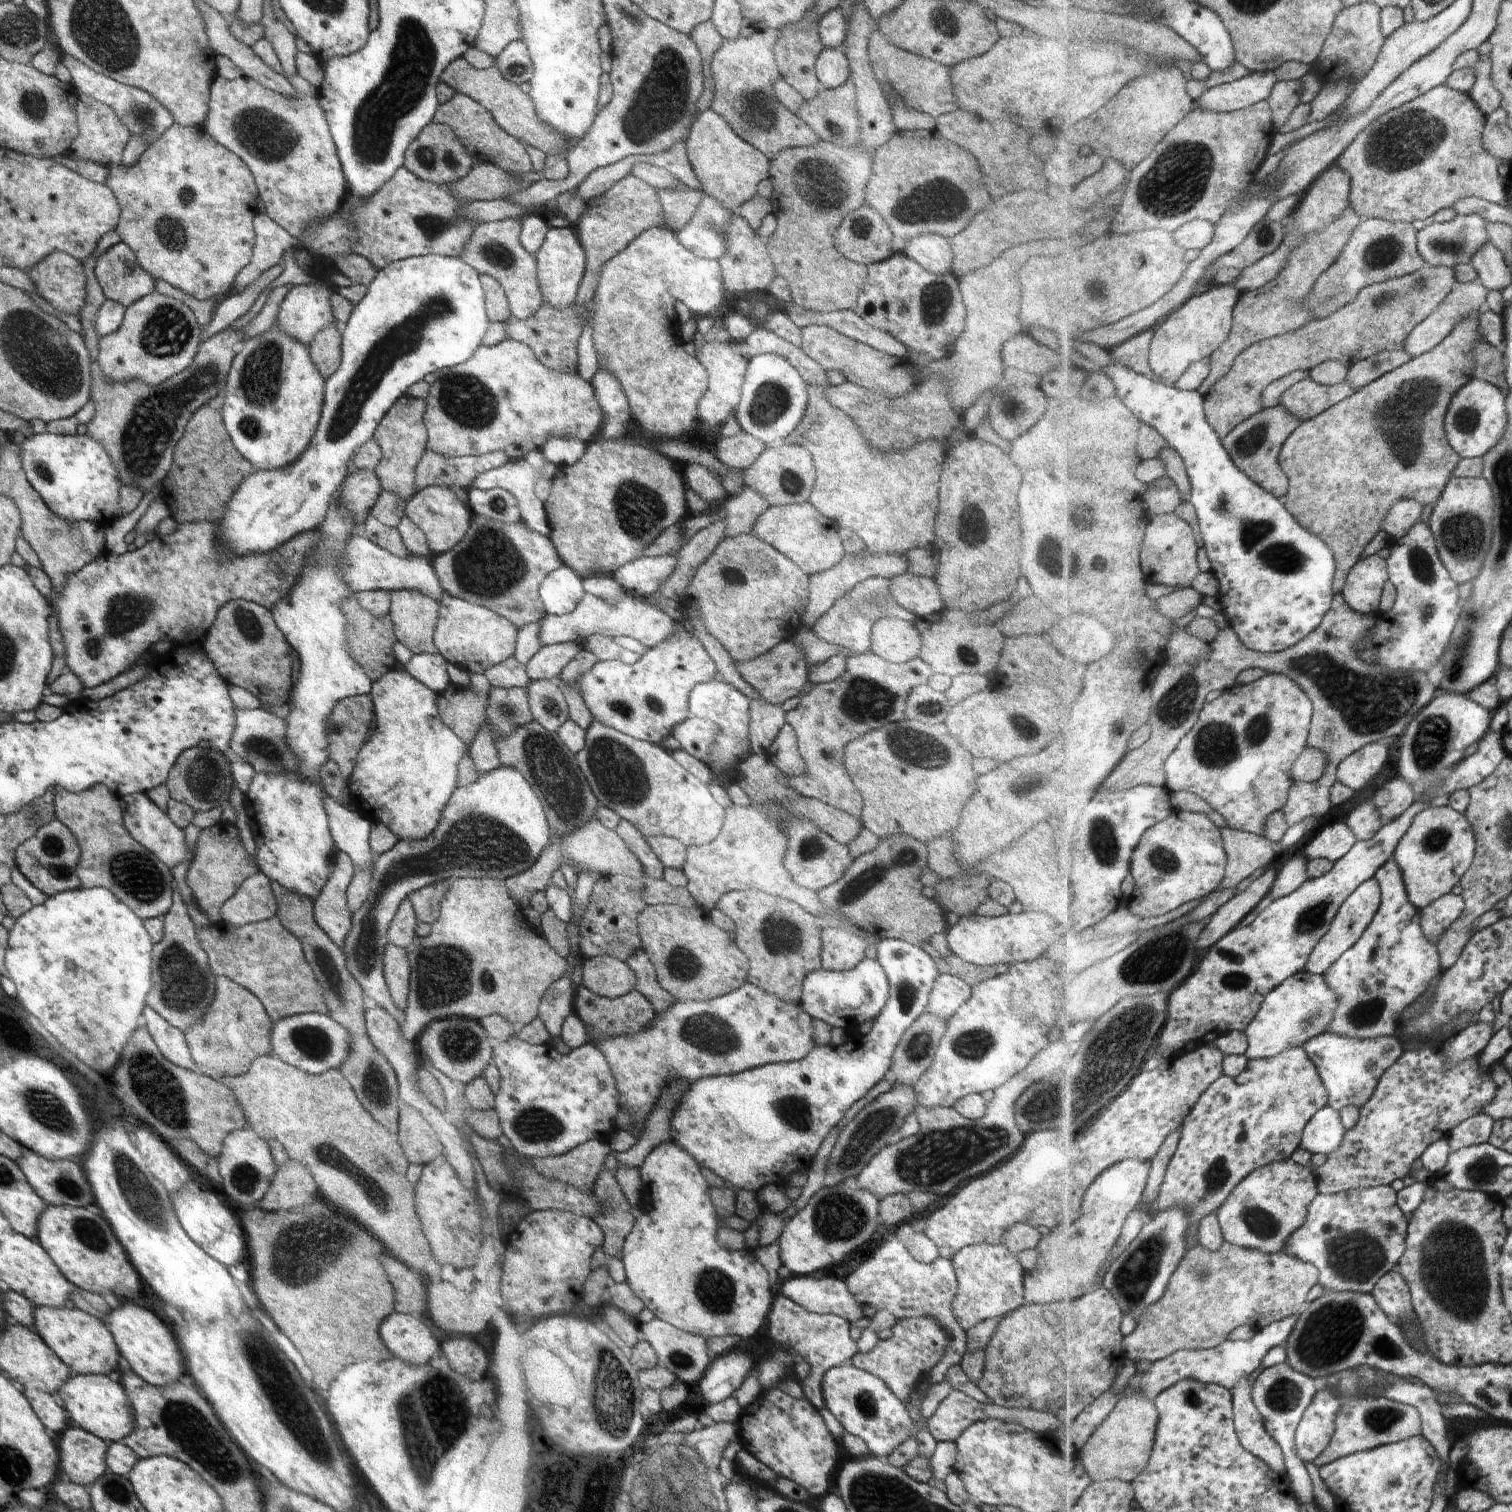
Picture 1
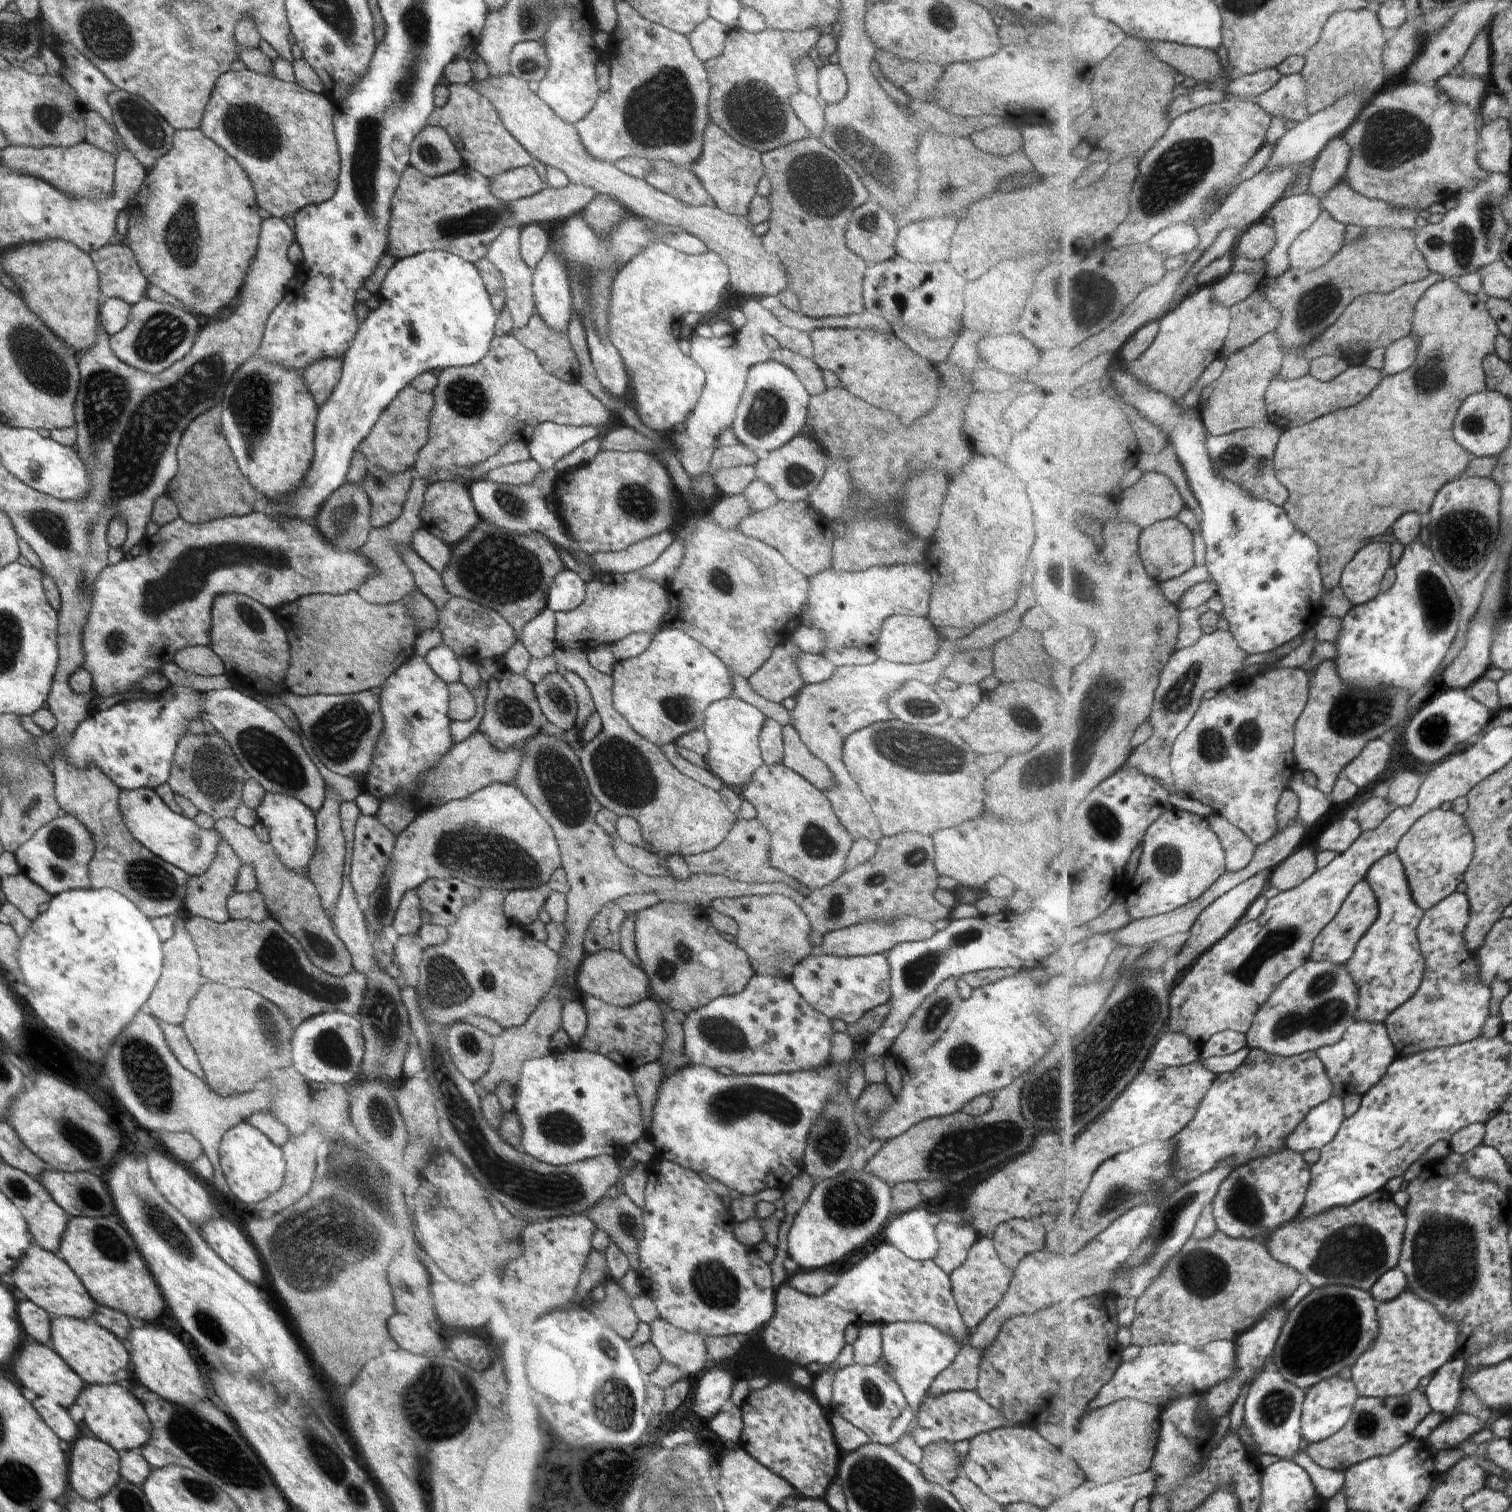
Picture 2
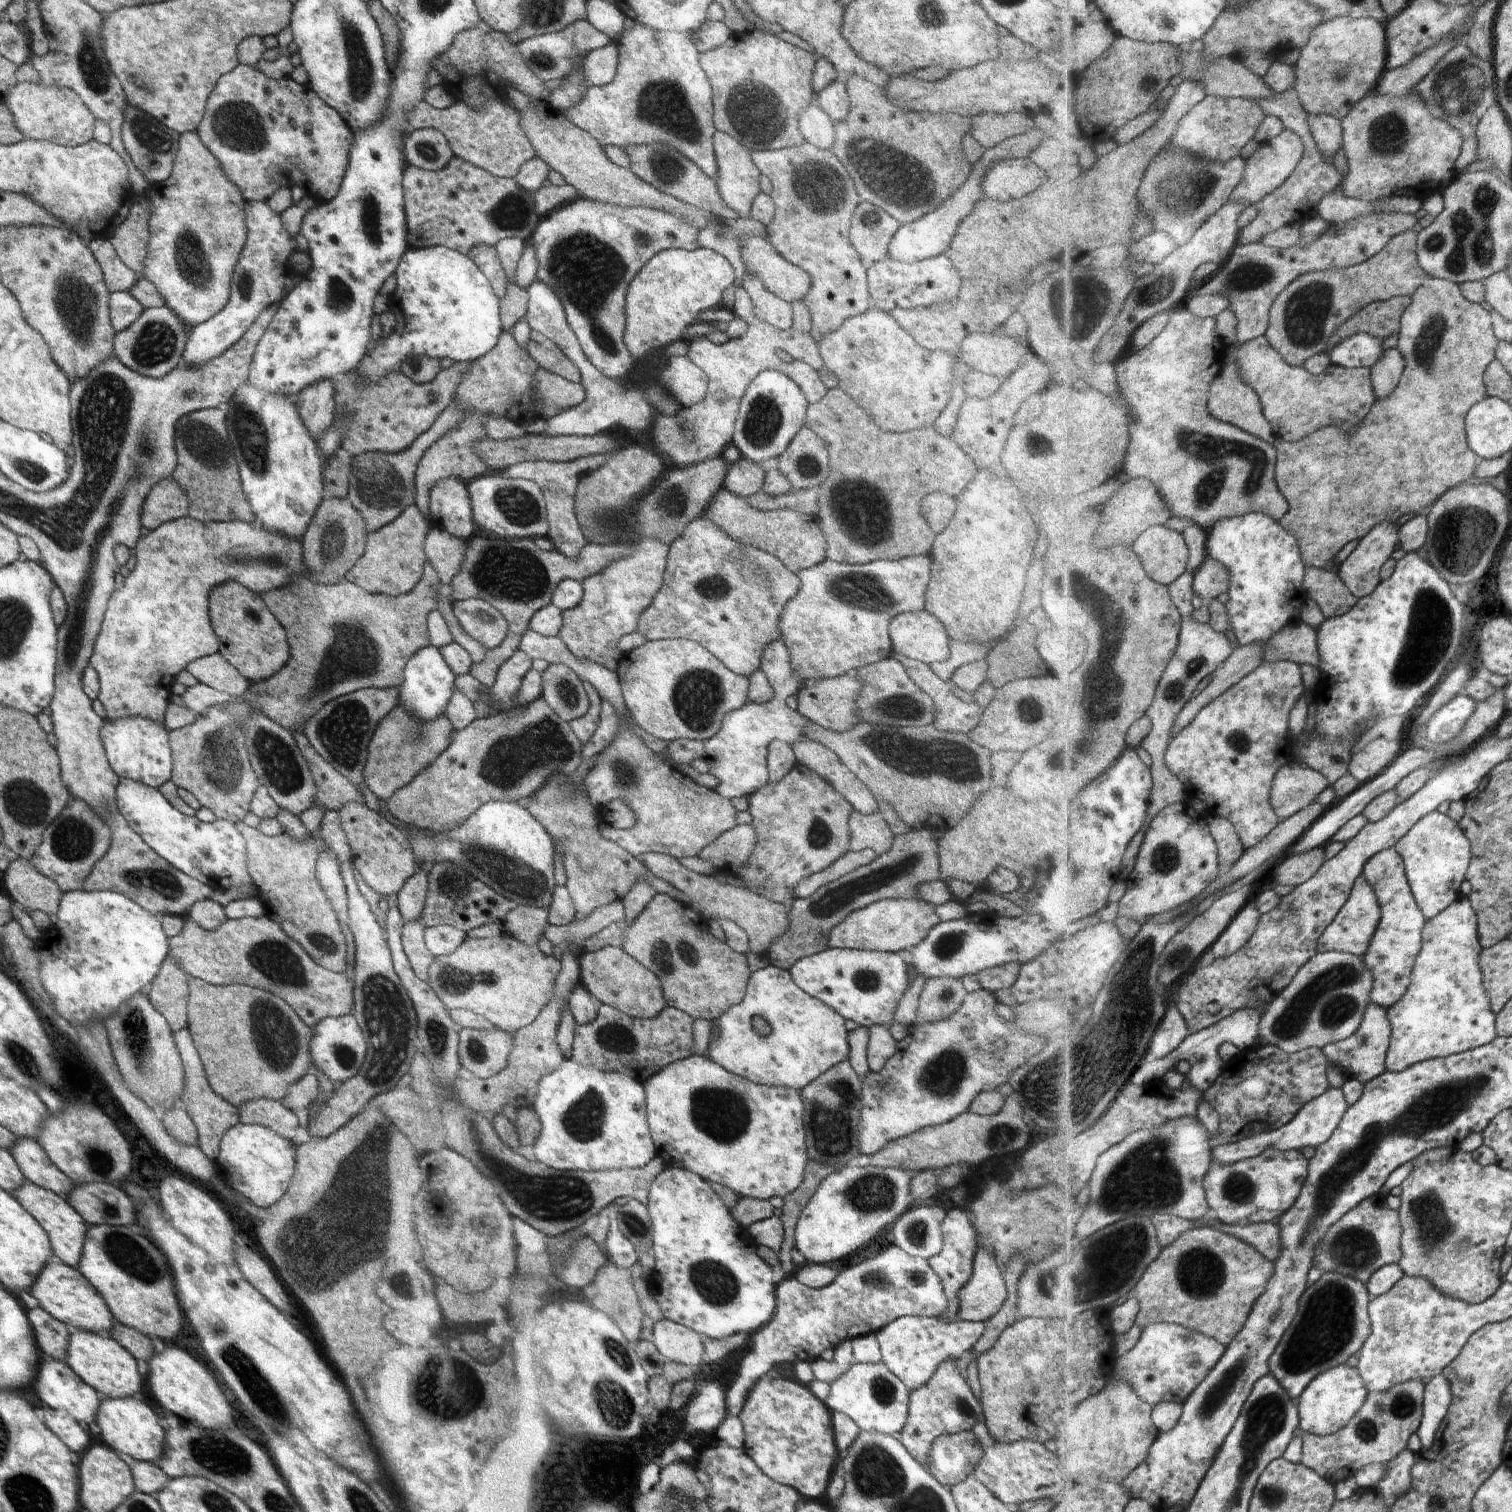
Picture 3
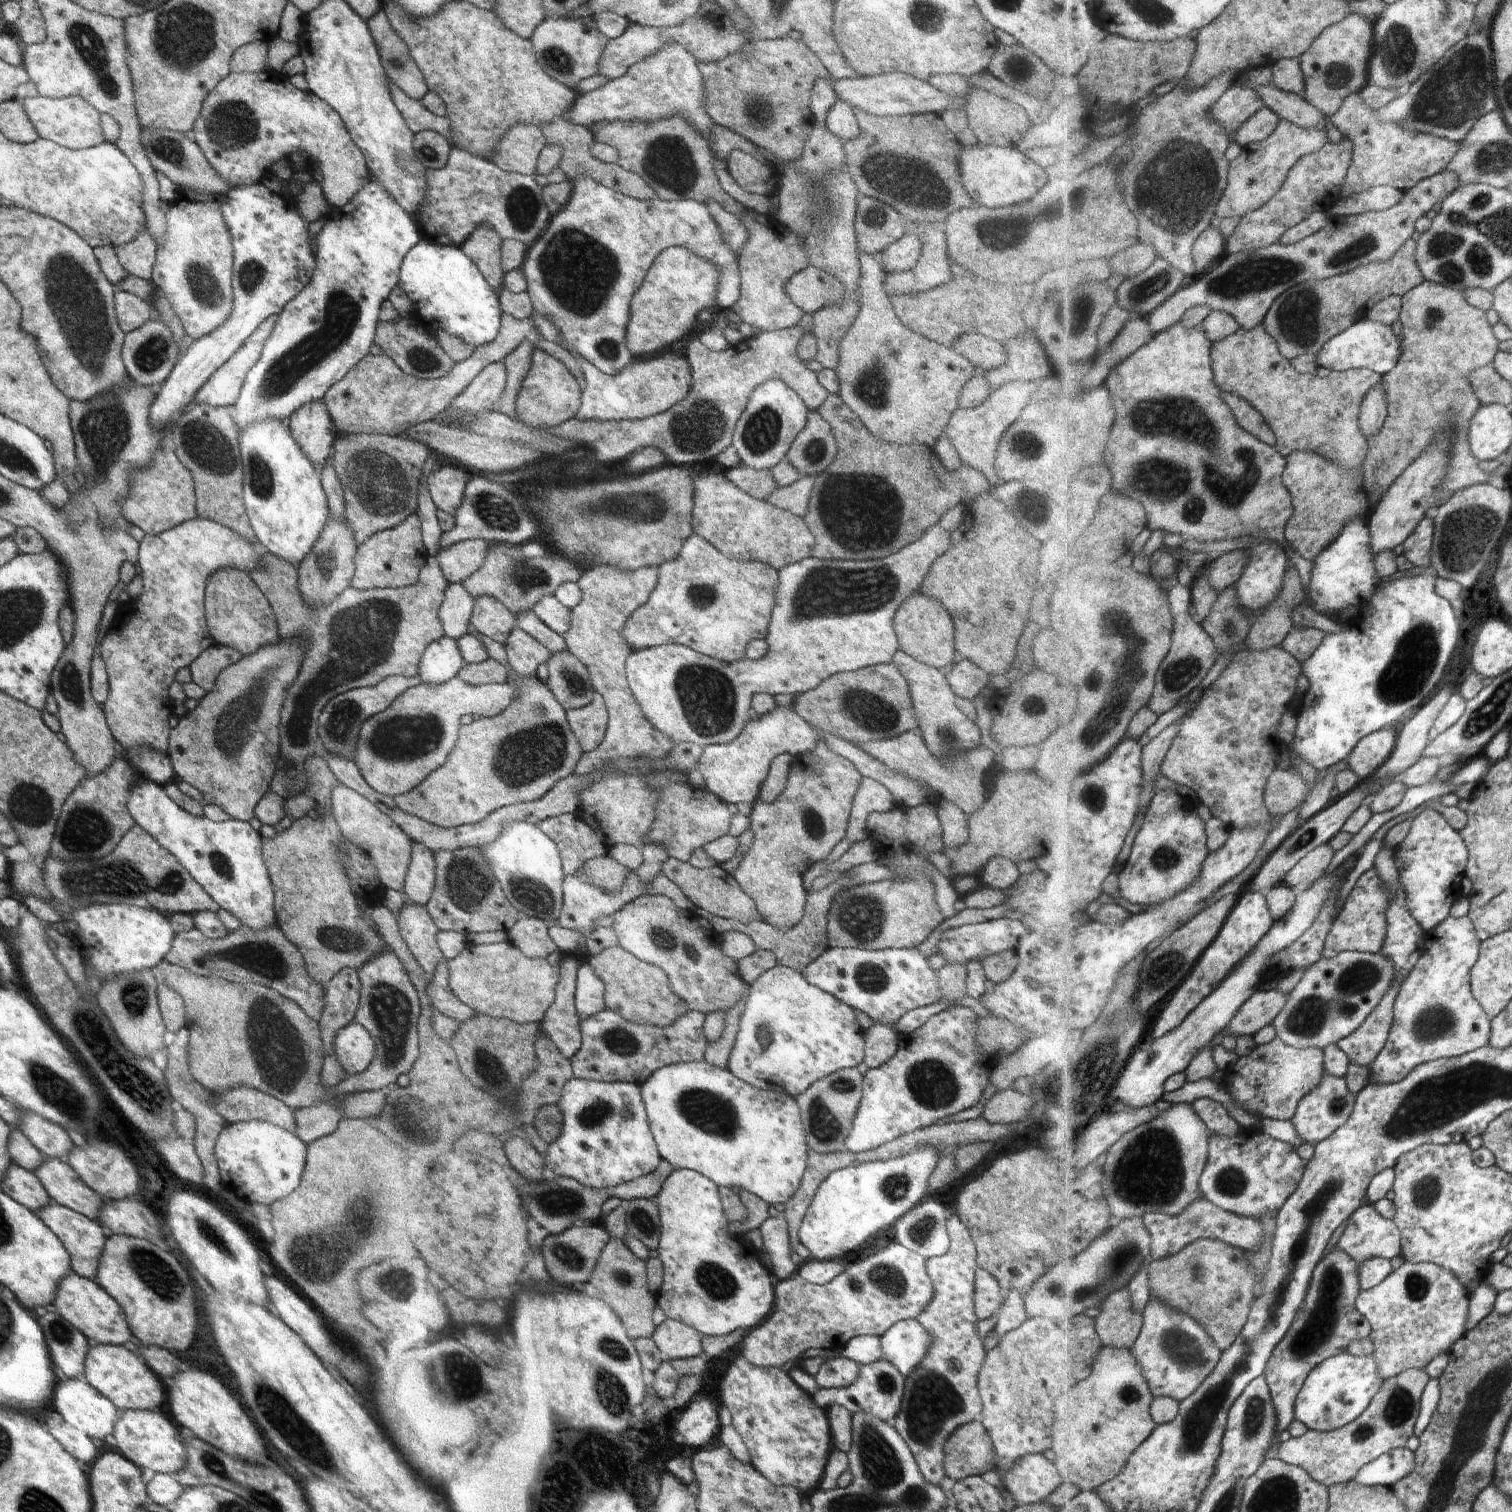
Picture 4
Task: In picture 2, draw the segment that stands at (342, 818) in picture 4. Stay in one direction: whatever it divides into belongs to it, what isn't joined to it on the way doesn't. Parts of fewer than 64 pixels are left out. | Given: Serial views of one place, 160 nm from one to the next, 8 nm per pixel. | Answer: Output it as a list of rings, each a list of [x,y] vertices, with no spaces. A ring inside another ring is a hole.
[[[361,814],[358,820],[356,820],[356,824],[351,827],[350,840],[353,844],[353,856],[350,862],[349,880],[356,897],[359,899],[364,901],[380,886],[380,882],[383,882],[382,874],[384,874],[384,868],[390,862],[395,838],[374,816]]]

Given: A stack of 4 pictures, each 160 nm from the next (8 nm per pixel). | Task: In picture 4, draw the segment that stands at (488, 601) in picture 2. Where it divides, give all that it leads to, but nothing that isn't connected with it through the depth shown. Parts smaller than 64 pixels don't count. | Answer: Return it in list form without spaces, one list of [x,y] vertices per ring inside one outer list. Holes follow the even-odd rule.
[[[490,543],[484,564],[464,582],[464,588],[474,597],[491,596],[497,598],[512,614],[530,610],[542,598],[553,595],[554,591],[566,581],[577,581],[584,570],[571,560],[546,553],[543,557],[529,558],[522,554],[519,545]],[[486,659],[481,663],[466,663],[457,677],[470,686],[489,685],[498,683],[504,685],[509,682],[507,668],[494,660]]]

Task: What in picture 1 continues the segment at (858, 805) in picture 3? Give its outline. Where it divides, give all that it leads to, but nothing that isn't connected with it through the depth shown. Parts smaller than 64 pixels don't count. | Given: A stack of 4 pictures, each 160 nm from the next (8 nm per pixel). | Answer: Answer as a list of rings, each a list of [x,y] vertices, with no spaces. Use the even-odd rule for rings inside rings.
[[[788,723],[781,726],[778,736],[766,751],[765,756],[785,775],[803,775],[805,762],[799,753],[797,734]]]

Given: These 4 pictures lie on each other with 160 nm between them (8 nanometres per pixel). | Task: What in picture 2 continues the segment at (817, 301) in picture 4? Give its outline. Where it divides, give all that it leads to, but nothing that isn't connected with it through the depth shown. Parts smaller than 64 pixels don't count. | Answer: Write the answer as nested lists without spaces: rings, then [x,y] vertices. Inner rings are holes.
[[[460,58],[448,64],[444,68],[444,80],[448,80],[448,85],[464,85],[472,86],[472,90],[476,90],[476,93],[480,96],[484,96],[493,108],[498,112],[500,116],[500,122],[504,128],[516,138],[516,141],[535,159],[540,160],[546,164],[546,167],[552,166],[560,171],[567,179],[569,183],[573,184],[584,184],[594,188],[598,195],[612,196],[616,198],[620,204],[624,204],[628,211],[631,211],[638,217],[646,218],[654,224],[662,224],[666,226],[675,226],[676,228],[683,228],[689,234],[696,236],[698,240],[702,240],[708,251],[712,251],[718,254],[722,261],[728,266],[729,271],[729,285],[731,290],[744,295],[744,297],[759,298],[759,297],[777,297],[782,290],[788,287],[788,276],[784,272],[784,266],[782,262],[774,256],[774,254],[768,253],[764,250],[762,240],[760,237],[754,234],[753,225],[744,216],[730,215],[717,207],[706,207],[706,206],[688,206],[682,204],[680,200],[668,196],[656,188],[652,188],[650,184],[647,184],[644,180],[633,178],[628,176],[624,172],[621,172],[615,164],[610,162],[598,162],[594,160],[592,156],[588,156],[588,152],[584,150],[580,142],[580,138],[577,134],[575,126],[572,124],[566,124],[564,120],[560,120],[558,116],[537,96],[536,93],[532,93],[528,86],[528,83],[524,80],[518,80],[510,74],[504,74],[504,76],[488,76],[488,78],[480,79],[476,78],[471,65],[466,58]]]

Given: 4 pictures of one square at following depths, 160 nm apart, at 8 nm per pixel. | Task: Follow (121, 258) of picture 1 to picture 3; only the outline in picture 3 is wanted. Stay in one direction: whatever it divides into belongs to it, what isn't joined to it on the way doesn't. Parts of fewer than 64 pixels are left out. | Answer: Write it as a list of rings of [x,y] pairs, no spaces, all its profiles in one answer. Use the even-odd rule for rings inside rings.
[[[94,239],[87,241],[86,244],[102,269],[103,279],[109,292],[130,292],[131,288],[140,280],[140,276],[118,258],[109,239]]]

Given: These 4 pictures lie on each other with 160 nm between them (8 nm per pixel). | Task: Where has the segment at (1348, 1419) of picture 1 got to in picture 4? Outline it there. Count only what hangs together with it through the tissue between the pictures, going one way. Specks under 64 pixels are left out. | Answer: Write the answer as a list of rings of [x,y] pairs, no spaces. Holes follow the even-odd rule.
[[[1410,1369],[1386,1379],[1382,1390],[1359,1419],[1335,1431],[1310,1429],[1301,1437],[1287,1436],[1278,1446],[1275,1456],[1284,1462],[1302,1466],[1317,1481],[1330,1488],[1351,1482],[1367,1464],[1408,1444],[1408,1440],[1415,1435],[1423,1396],[1430,1382],[1431,1377],[1426,1369]]]

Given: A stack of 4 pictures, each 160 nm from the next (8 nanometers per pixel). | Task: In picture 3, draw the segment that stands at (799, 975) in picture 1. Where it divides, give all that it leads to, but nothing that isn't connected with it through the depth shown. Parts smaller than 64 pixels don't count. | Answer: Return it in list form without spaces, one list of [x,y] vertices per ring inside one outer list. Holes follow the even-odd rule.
[[[644,853],[638,855],[637,859],[655,877],[666,881],[679,891],[685,893],[691,900],[690,912],[700,915],[705,919],[726,919],[737,924],[749,938],[749,950],[767,956],[767,948],[772,940],[778,938],[786,932],[789,927],[789,903],[772,900],[771,896],[758,895],[729,884],[718,882],[712,875],[697,873],[686,868],[680,861],[673,856],[663,855],[662,853]]]

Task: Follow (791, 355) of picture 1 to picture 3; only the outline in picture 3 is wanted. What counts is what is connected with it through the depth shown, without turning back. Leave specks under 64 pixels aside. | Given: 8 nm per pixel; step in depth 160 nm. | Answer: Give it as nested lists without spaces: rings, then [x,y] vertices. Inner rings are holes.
[[[740,286],[734,287],[735,303],[734,310],[740,314],[748,324],[748,332],[744,336],[729,339],[726,343],[715,344],[708,338],[702,338],[702,336],[694,336],[693,338],[687,339],[687,345],[689,351],[687,357],[695,364],[698,368],[701,368],[709,378],[709,385],[707,386],[707,393],[705,397],[691,407],[682,407],[676,414],[672,416],[668,415],[657,415],[650,424],[649,433],[652,435],[652,442],[656,445],[656,448],[671,458],[674,464],[681,467],[692,466],[710,459],[715,459],[720,456],[723,448],[726,448],[732,443],[732,435],[734,425],[736,422],[736,414],[738,414],[738,404],[740,404],[740,398],[744,396],[748,388],[748,384],[762,372],[762,370],[784,372],[788,378],[792,378],[798,388],[804,392],[807,401],[816,402],[816,400],[822,400],[826,396],[826,388],[824,384],[820,382],[820,376],[814,368],[810,368],[808,364],[804,362],[792,362],[792,364],[786,364],[782,361],[776,350],[778,350],[778,340],[780,340],[780,330],[772,328],[770,324],[766,324],[764,321],[758,320],[757,316],[754,316],[752,312],[752,301],[749,294]]]

